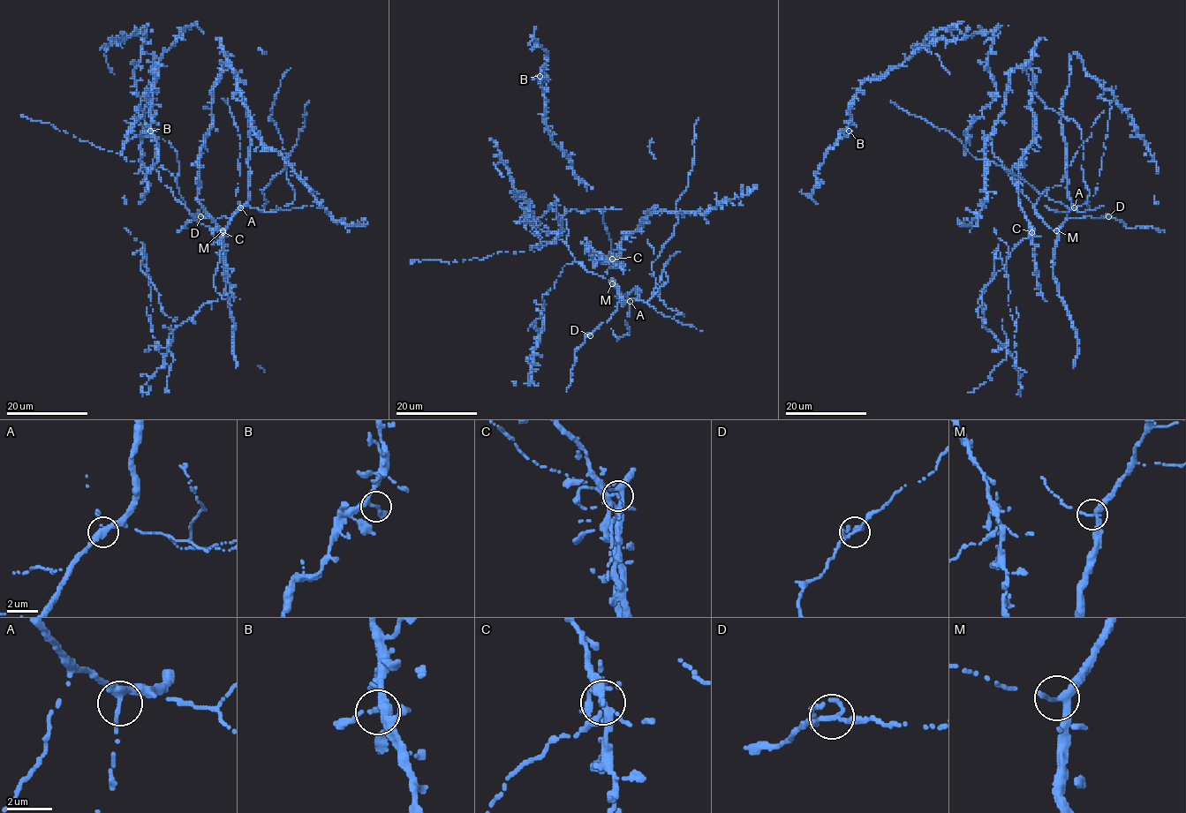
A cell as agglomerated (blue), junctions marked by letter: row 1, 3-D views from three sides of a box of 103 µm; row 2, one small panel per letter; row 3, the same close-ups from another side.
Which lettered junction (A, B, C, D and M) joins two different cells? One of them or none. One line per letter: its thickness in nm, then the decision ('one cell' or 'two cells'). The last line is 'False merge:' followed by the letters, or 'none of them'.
A: calibre 280 nm; one cell
B: calibre 200 nm; one cell
C: calibre 180 nm; two cells
D: calibre 200 nm; one cell
M: calibre 240 nm; one cell
False merge: C

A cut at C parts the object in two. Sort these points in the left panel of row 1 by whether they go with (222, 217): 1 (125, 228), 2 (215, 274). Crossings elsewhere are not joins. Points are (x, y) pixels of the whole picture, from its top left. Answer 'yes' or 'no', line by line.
1: no
2: no

